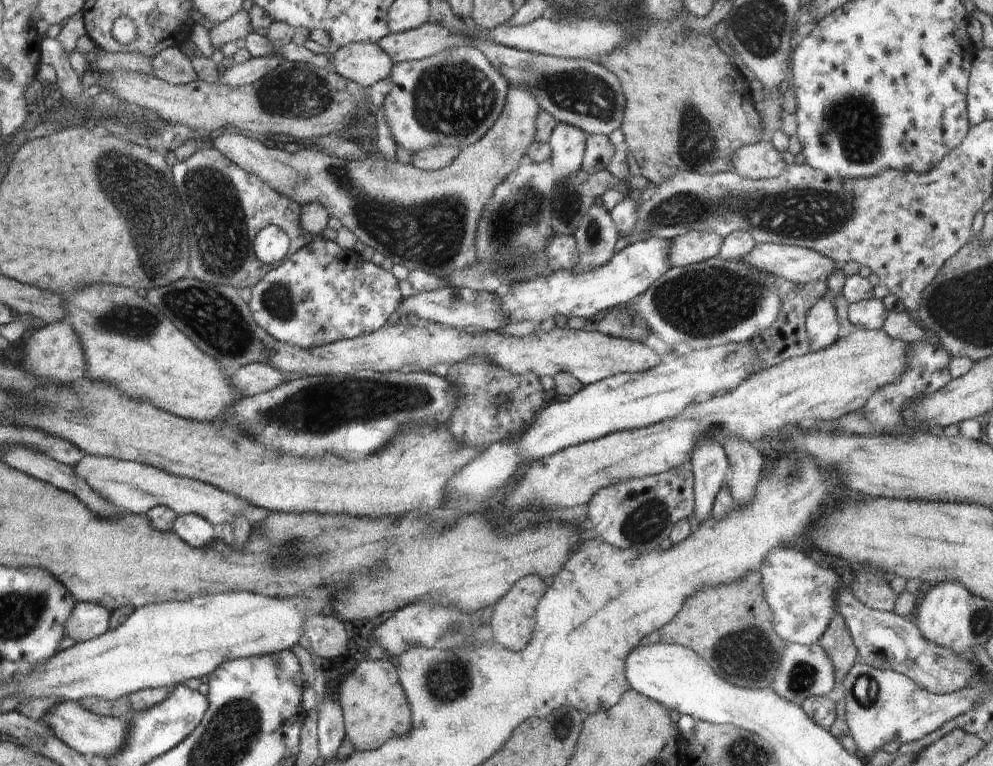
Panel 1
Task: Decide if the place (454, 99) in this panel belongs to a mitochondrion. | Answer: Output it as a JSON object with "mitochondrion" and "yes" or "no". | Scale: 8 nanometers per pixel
{"mitochondrion":"yes"}

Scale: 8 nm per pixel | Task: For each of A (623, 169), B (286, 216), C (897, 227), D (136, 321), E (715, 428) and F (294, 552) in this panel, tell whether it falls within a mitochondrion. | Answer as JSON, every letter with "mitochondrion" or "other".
{"A":"other","B":"other","C":"other","D":"mitochondrion","E":"other","F":"mitochondrion"}

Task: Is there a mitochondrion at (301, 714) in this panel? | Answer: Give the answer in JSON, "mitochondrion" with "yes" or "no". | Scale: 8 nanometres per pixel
{"mitochondrion":"no"}

